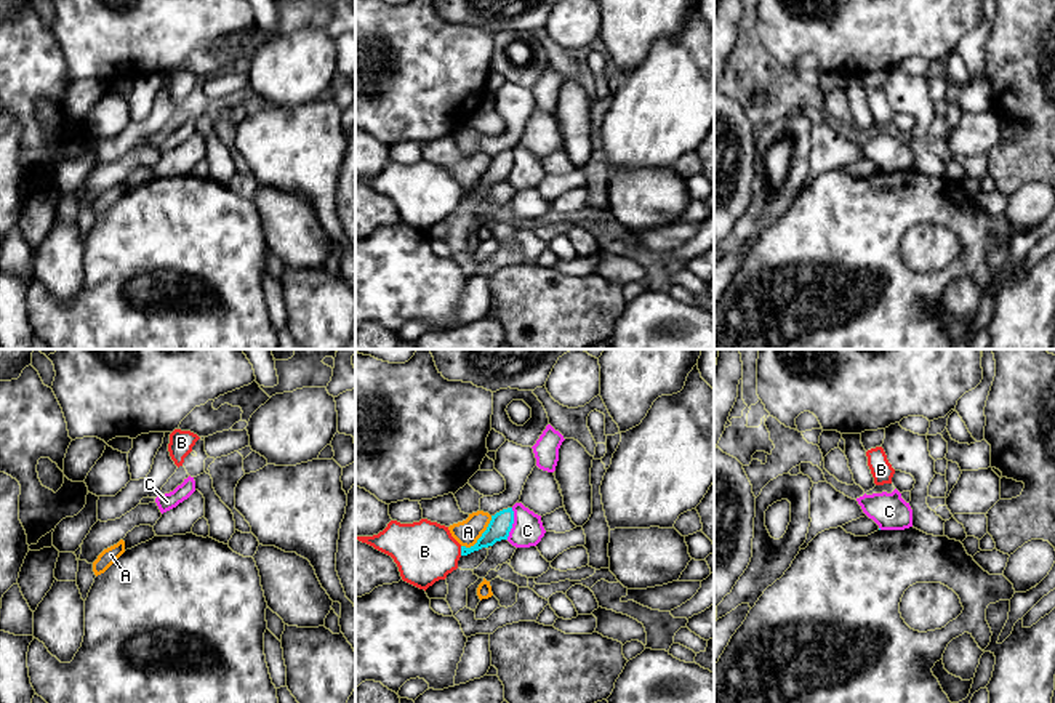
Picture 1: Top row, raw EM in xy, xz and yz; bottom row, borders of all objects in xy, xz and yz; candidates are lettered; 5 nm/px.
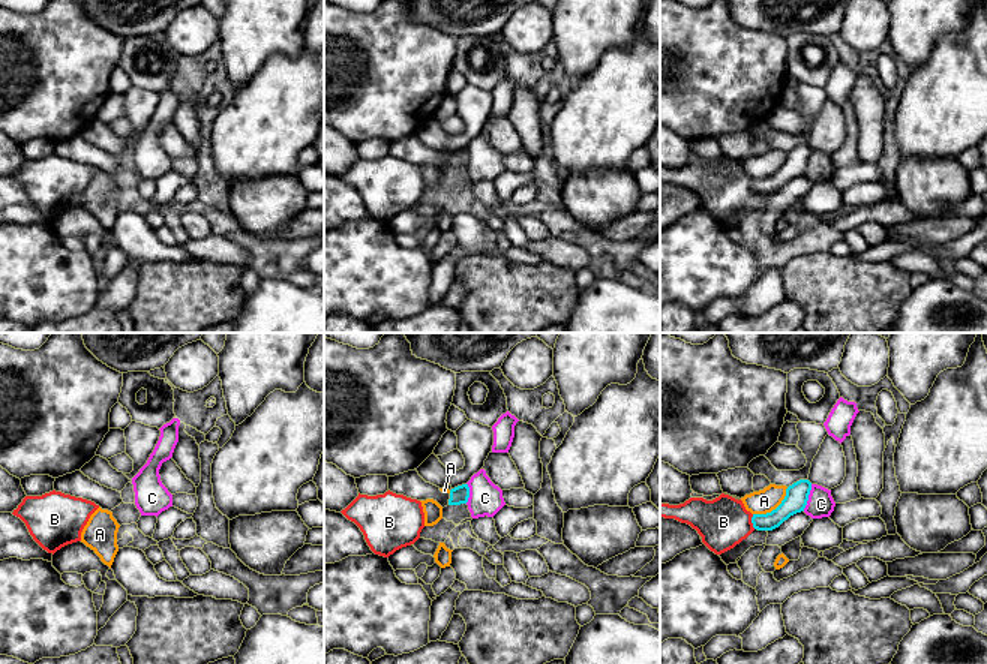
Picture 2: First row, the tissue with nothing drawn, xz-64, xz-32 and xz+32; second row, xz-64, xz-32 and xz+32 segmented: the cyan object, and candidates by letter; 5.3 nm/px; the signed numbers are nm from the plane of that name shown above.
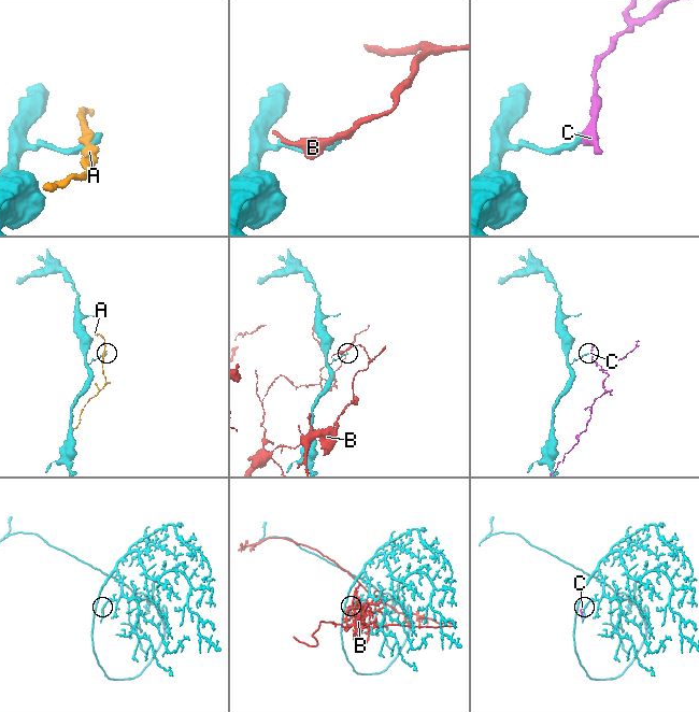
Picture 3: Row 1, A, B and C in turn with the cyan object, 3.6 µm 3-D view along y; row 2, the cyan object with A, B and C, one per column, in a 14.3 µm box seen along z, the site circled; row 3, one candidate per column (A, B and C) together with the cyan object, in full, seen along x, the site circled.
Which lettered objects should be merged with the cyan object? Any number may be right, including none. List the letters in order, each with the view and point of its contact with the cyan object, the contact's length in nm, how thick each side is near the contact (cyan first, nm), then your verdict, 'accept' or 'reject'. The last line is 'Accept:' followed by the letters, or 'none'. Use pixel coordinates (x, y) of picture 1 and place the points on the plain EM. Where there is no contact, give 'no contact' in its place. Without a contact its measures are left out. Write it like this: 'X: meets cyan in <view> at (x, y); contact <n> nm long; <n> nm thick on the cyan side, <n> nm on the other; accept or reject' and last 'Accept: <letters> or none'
A: meets cyan in xz at (481, 178); contact 220 nm long; 120 nm thick on the cyan side, 120 nm on the other; reject
B: meets cyan in xz at (461, 192); contact 50 nm long; 120 nm thick on the cyan side, 320 nm on the other; reject
C: meets cyan in xz at (513, 164); contact 160 nm long; 120 nm thick on the cyan side, 160 nm on the other; reject
Accept: none

